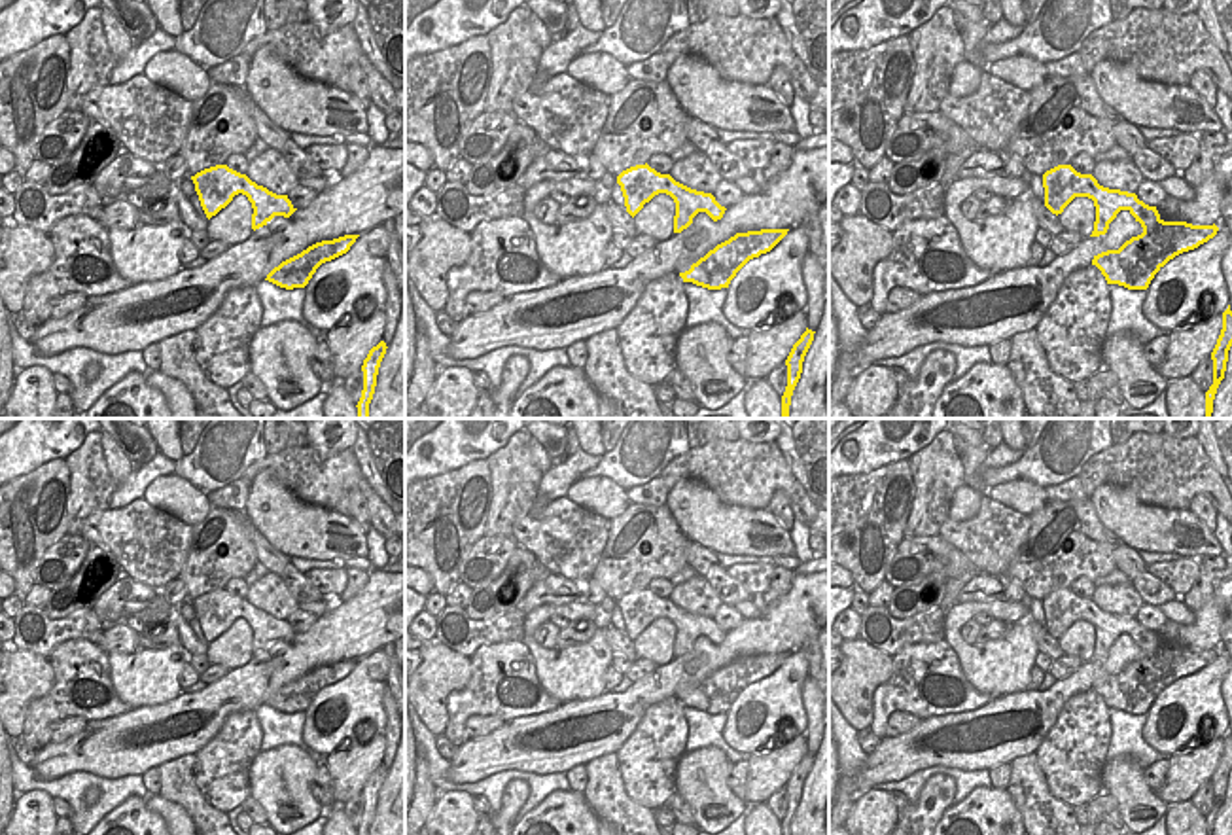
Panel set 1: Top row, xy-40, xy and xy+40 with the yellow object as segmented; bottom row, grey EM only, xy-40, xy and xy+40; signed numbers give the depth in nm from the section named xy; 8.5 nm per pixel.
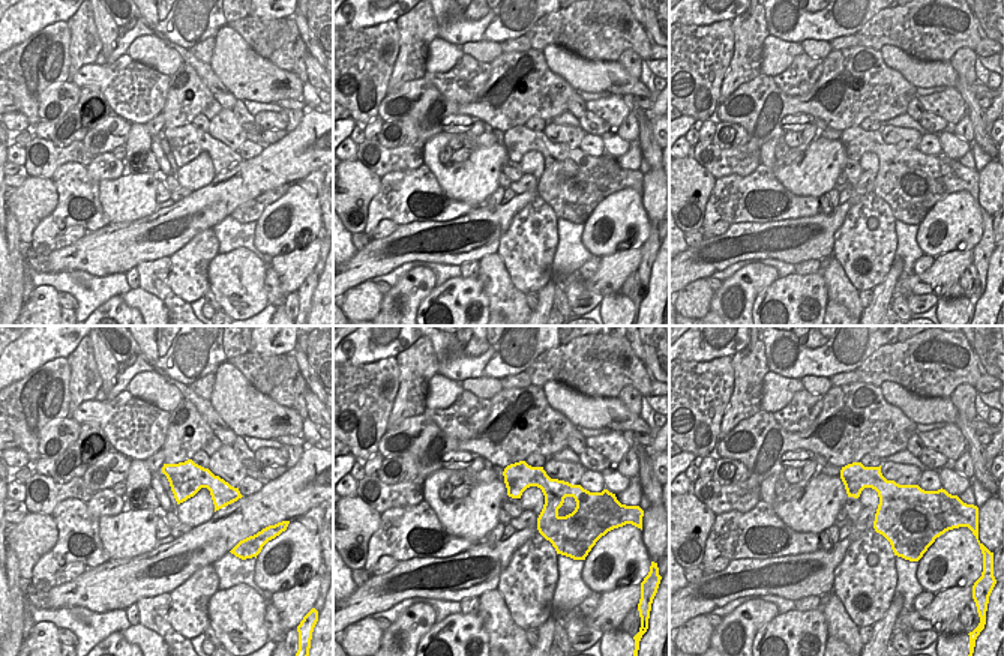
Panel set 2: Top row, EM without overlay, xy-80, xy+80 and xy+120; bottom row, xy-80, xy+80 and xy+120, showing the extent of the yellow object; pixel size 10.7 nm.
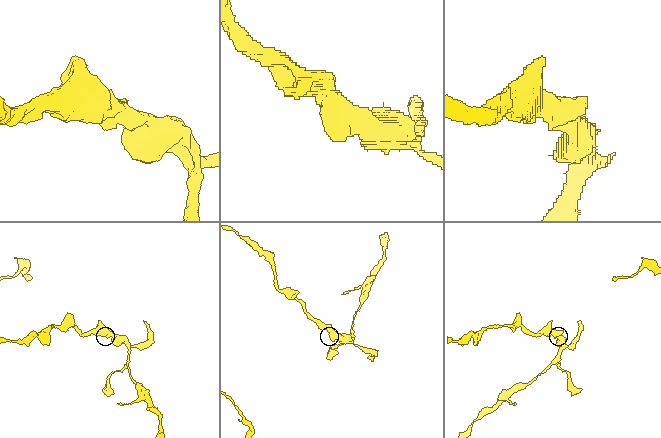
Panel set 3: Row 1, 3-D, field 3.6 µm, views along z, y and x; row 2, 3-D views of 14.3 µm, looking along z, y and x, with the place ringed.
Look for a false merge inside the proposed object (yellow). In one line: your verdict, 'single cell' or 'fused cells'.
single cell

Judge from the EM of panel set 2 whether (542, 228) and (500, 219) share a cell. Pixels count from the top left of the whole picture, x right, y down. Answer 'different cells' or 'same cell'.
different cells

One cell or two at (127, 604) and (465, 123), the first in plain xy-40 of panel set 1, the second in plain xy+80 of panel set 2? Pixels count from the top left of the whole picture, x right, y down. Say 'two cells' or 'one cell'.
one cell

